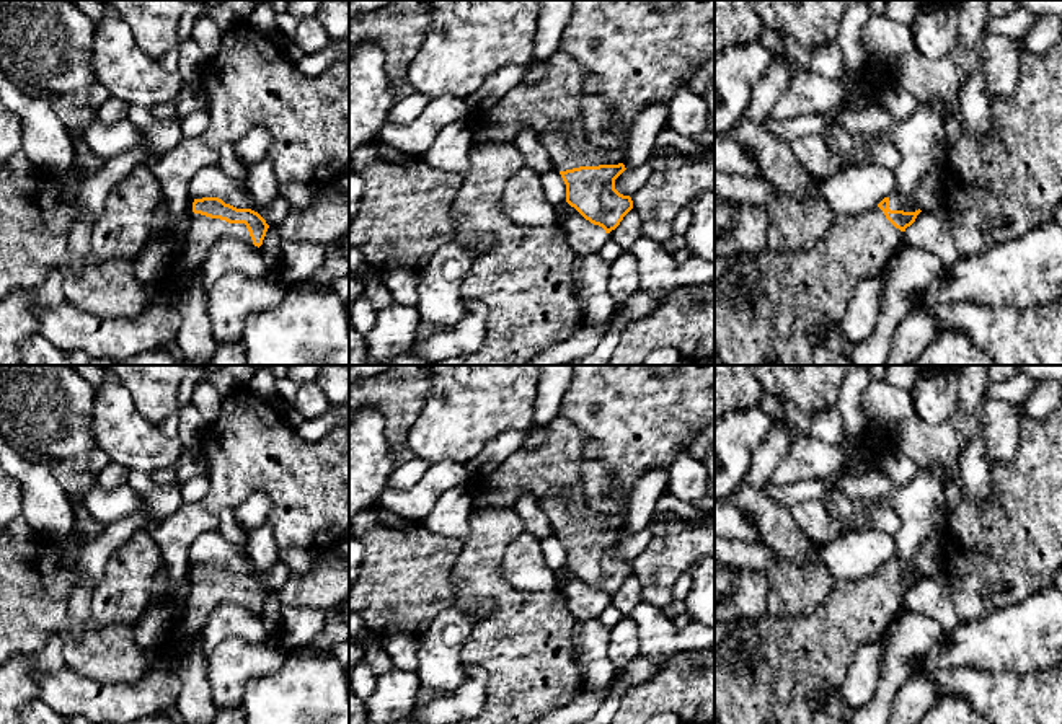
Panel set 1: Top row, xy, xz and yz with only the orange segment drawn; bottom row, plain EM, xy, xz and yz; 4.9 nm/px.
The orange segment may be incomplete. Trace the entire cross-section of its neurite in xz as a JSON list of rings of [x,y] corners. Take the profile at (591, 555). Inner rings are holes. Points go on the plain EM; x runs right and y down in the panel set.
[[[569,488],[538,497],[538,504],[566,550],[566,567],[586,585],[610,598],[633,574],[630,561],[615,554],[615,545],[626,535],[623,528],[607,530],[605,514],[589,507],[573,514],[568,507]]]

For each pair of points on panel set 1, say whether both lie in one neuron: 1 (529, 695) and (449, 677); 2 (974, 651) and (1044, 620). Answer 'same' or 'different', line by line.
1: different
2: same

